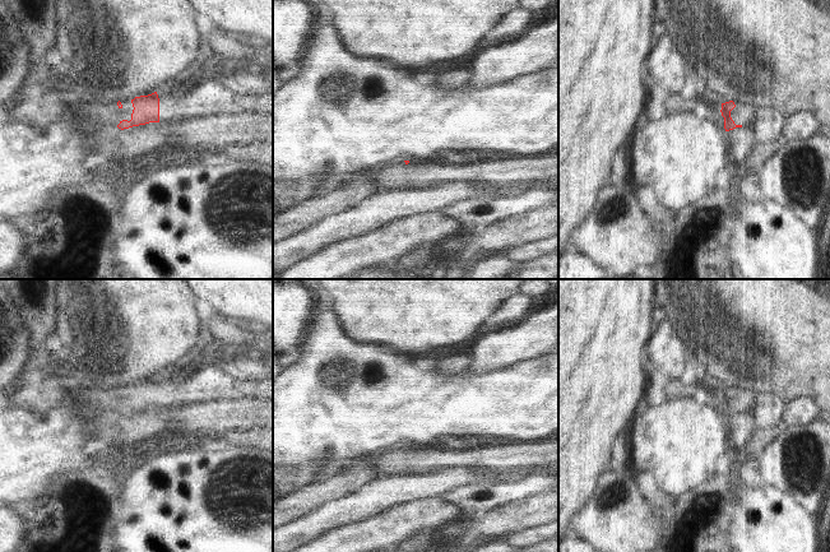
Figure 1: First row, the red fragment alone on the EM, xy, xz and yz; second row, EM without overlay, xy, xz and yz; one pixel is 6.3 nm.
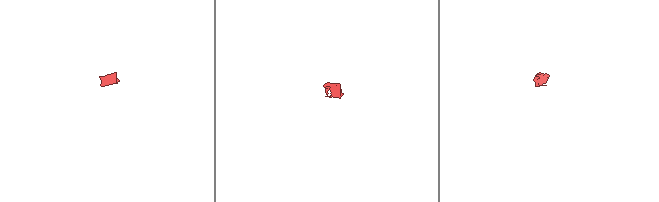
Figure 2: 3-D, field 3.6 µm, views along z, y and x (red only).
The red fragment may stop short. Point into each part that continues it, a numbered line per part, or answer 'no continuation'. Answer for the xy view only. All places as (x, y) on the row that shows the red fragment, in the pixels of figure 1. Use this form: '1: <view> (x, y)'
1: xy (203, 97)
2: xy (87, 114)

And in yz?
1: yz (743, 115)

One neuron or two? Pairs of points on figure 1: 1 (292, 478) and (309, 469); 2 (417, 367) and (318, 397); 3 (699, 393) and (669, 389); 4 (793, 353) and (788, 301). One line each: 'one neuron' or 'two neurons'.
1: one neuron
2: one neuron
3: one neuron
4: one neuron

